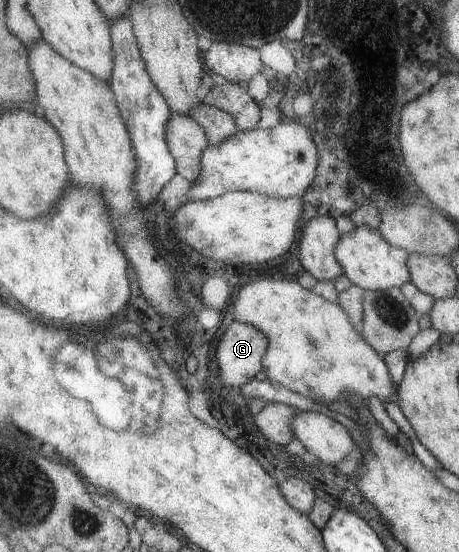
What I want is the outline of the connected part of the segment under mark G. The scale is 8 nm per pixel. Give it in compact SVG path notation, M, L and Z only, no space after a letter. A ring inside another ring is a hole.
M234 320L218 342L216 360L226 386L243 387L263 370L269 338L257 326Z

